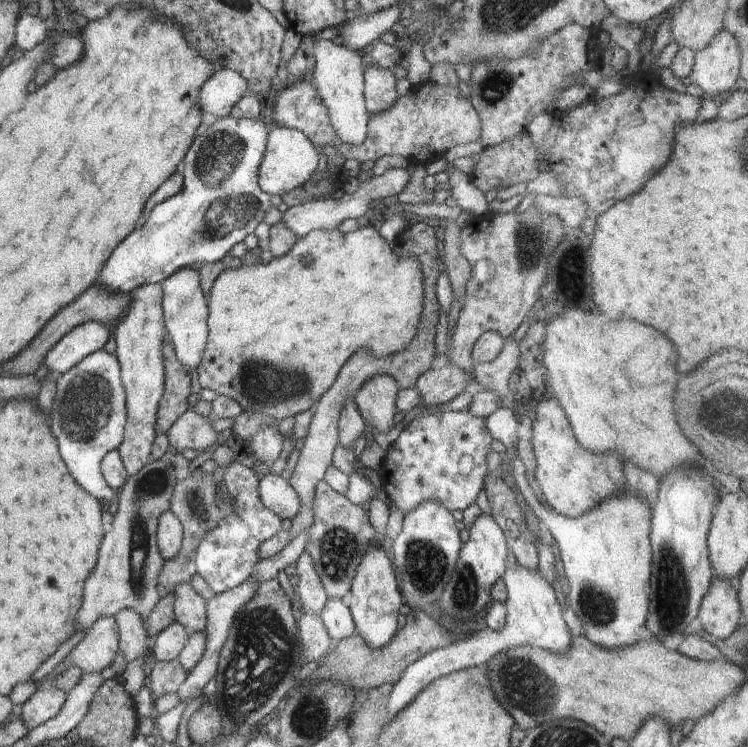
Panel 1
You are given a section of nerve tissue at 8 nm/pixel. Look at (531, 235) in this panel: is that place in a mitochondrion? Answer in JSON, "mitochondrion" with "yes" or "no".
{"mitochondrion":"yes"}

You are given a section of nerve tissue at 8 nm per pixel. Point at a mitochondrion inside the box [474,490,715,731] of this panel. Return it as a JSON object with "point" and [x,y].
{"point":[672,596]}

